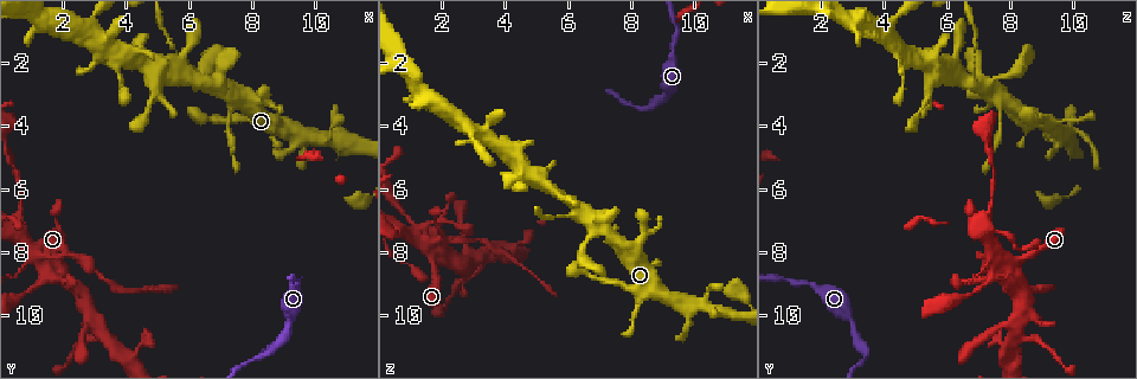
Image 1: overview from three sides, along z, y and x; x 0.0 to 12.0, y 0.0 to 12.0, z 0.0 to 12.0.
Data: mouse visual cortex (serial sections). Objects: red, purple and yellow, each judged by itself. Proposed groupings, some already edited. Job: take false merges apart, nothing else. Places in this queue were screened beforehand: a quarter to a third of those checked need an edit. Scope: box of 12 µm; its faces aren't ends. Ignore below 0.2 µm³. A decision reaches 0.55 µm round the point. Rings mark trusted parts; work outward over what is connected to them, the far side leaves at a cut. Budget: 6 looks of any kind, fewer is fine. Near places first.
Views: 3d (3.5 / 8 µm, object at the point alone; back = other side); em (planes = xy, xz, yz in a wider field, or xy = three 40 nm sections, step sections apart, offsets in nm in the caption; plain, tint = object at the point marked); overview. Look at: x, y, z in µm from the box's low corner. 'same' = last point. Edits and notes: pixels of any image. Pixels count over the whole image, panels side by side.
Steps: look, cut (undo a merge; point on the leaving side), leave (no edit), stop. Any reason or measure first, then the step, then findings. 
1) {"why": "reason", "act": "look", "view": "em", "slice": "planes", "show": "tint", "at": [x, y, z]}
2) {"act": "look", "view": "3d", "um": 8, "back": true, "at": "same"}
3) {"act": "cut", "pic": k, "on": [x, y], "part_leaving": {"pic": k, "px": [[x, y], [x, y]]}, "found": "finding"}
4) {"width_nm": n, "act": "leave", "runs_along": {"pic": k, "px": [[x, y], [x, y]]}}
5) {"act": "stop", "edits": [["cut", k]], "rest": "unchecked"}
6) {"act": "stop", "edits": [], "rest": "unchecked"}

{"why": "thin arm on a thick one", "act": "look", "view": "3d", "um": 3.5, "at": [6.3, 2.5, 6.6]}

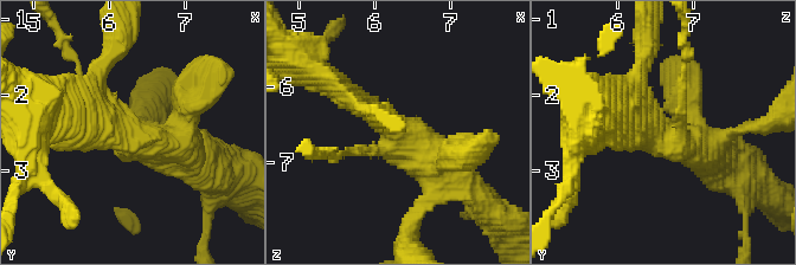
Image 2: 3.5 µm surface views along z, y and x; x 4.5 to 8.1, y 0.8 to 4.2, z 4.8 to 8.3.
{"arms": 3, "arm_widths_nm": [150, 350, 600], "act": "look", "view": "em", "slice": "xy", "step": 1, "show": "tint", "at": [6.30, 2.55, 6.65]}

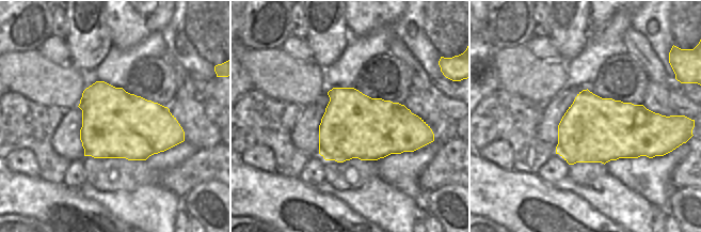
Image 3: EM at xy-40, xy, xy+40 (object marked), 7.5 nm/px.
{"width_nm": 480, "act": "leave", "runs_along": {"pic": 2, "px": [[460, 182], [413, 142], [336, 88]]}, "found": "all the same cell"}

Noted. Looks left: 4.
{"act": "look", "view": "3d", "um": 3.5, "at": [9.2, 10.4, 3.0]}

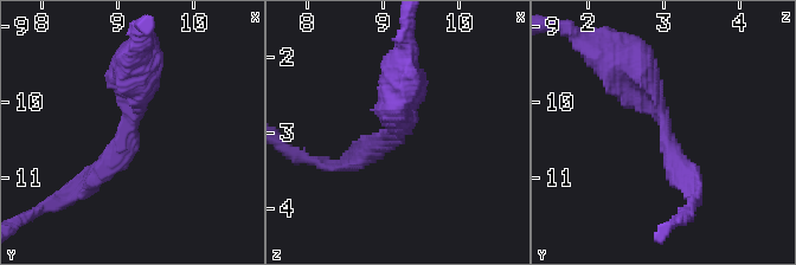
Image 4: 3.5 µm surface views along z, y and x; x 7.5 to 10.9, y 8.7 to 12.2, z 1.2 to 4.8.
{"act": "look", "view": "em", "slice": "xy", "step": 5, "show": "tint", "at": [9.15, 10.40, 3.00]}

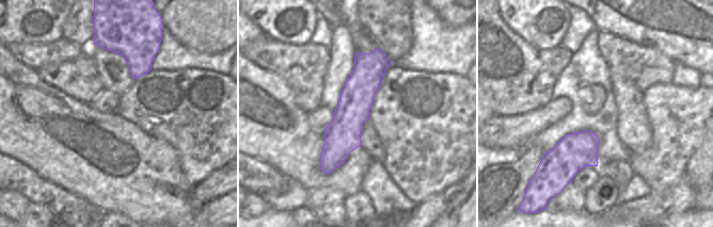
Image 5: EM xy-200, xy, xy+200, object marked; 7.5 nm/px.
{"arm_widths_nm": [250, 400], "act": "leave", "runs_along": {"pic": 5, "px": [[378, 51], [327, 171]]}, "found": "all the same cell"}

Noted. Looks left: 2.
{"why": "side arm on a straight run", "act": "look", "view": "3d", "um": 3.5, "at": [1.7, 8.4, 8.0]}

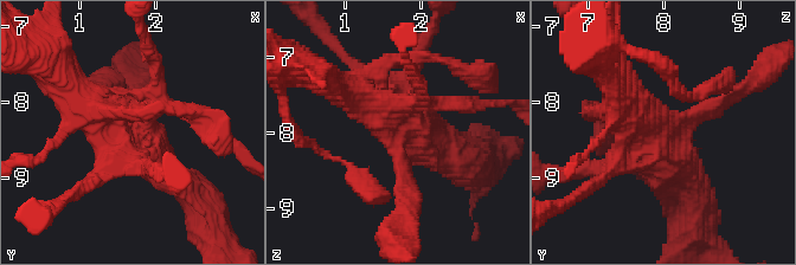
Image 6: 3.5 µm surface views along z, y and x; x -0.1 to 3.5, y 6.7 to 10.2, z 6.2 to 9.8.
{"act": "look", "view": "em", "slice": "planes", "show": "tint", "at": [1.70, 8.40, 8.05]}

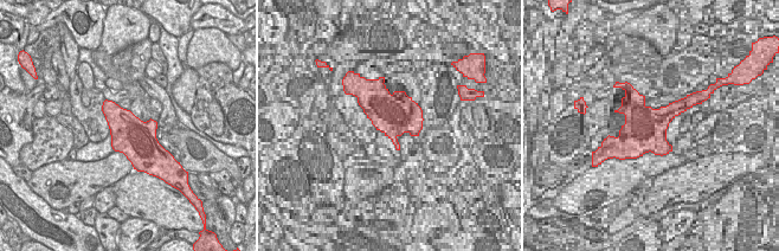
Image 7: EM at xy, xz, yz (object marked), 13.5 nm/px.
{"act": "cut", "pic": 6, "on": [160, 69], "found": "a second cell is stuck on"}

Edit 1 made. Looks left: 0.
{"act": "stop", "edits": [["cut", 6]], "rest": "unchecked"}

